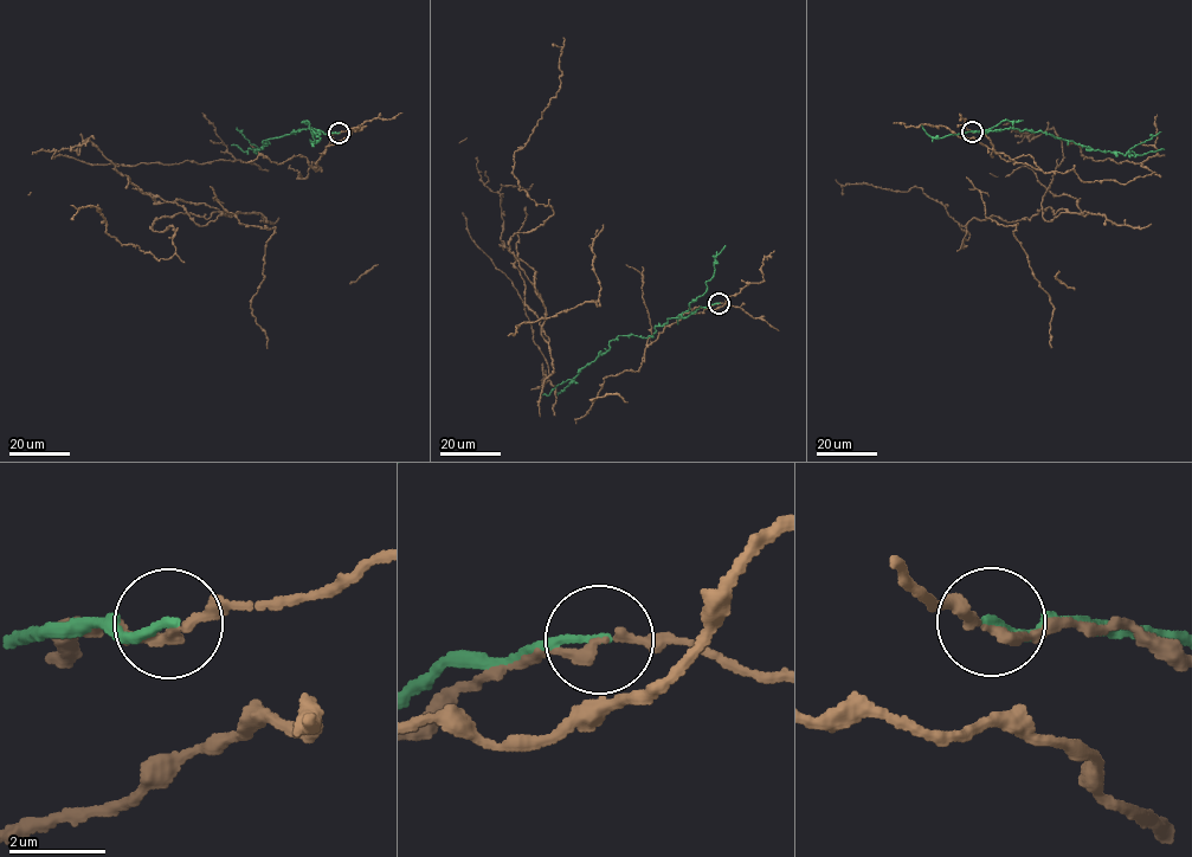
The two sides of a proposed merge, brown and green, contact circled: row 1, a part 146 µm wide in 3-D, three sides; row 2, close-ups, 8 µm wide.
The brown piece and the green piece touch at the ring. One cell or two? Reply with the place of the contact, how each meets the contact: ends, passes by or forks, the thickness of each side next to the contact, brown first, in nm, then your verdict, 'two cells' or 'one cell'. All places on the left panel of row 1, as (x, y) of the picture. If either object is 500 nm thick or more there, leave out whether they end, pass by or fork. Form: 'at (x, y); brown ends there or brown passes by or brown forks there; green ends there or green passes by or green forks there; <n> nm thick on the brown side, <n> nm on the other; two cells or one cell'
at (339, 133); brown passes by; green ends there; 190 nm thick on the brown side, 160 nm on the other; two cells

